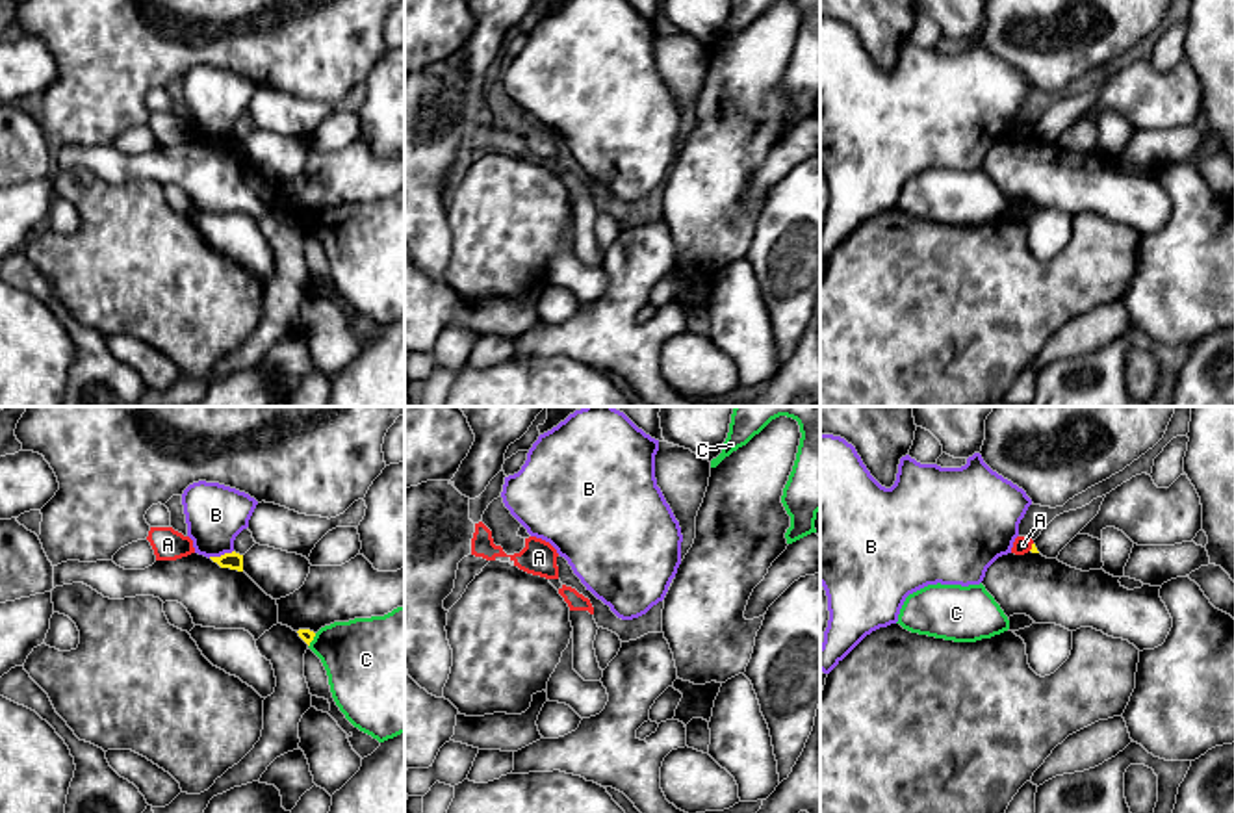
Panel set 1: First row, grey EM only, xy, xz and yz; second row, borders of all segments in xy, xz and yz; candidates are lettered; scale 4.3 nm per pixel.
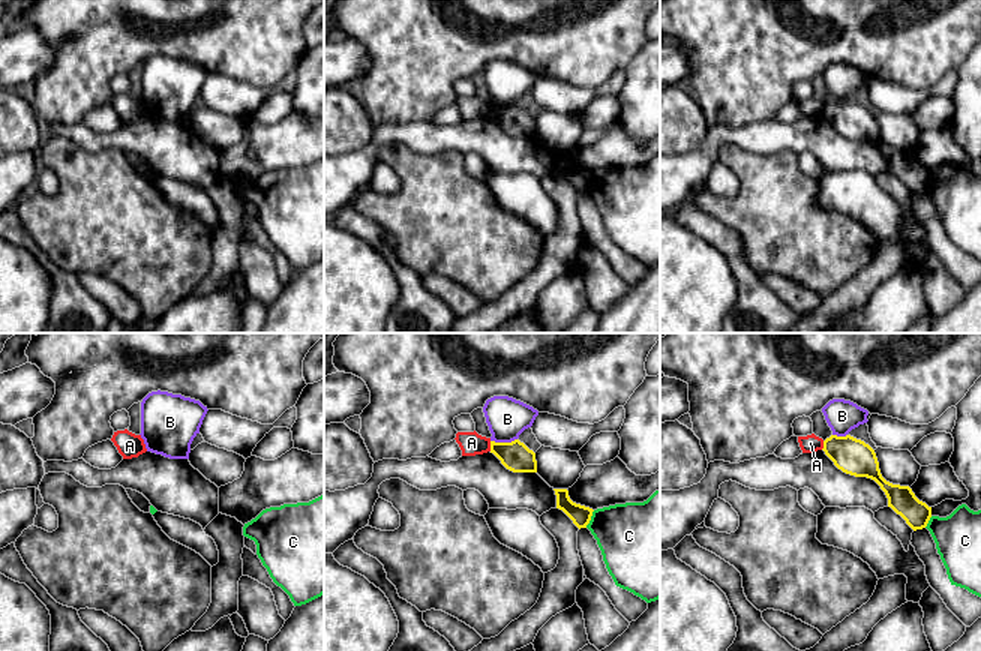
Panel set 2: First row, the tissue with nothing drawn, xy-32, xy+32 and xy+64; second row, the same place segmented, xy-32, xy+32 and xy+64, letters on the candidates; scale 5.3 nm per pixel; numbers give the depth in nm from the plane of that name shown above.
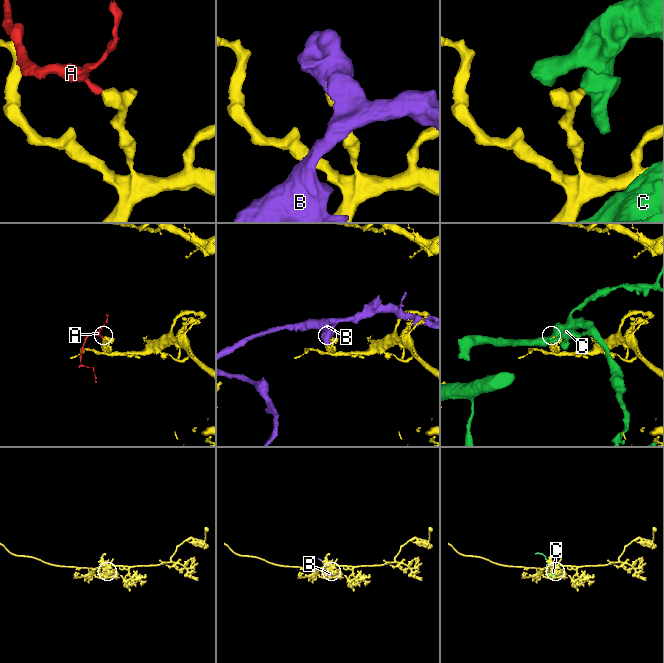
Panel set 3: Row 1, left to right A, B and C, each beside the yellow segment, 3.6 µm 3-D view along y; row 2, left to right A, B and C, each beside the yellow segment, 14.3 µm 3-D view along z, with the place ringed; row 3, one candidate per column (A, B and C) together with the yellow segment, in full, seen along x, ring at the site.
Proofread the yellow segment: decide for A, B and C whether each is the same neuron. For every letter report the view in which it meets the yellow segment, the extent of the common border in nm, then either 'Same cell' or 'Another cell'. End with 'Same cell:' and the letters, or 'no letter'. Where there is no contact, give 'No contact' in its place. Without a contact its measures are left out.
A: Touches yellow in yz. Shared border 40 nm. Another cell
B: Touches yellow in xy. Shared border 120 nm. Another cell
C: Touches yellow in xy. Shared border 70 nm. Another cell
Same cell: no letter

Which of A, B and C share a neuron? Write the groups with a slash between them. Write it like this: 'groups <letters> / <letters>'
groups A / B / C

